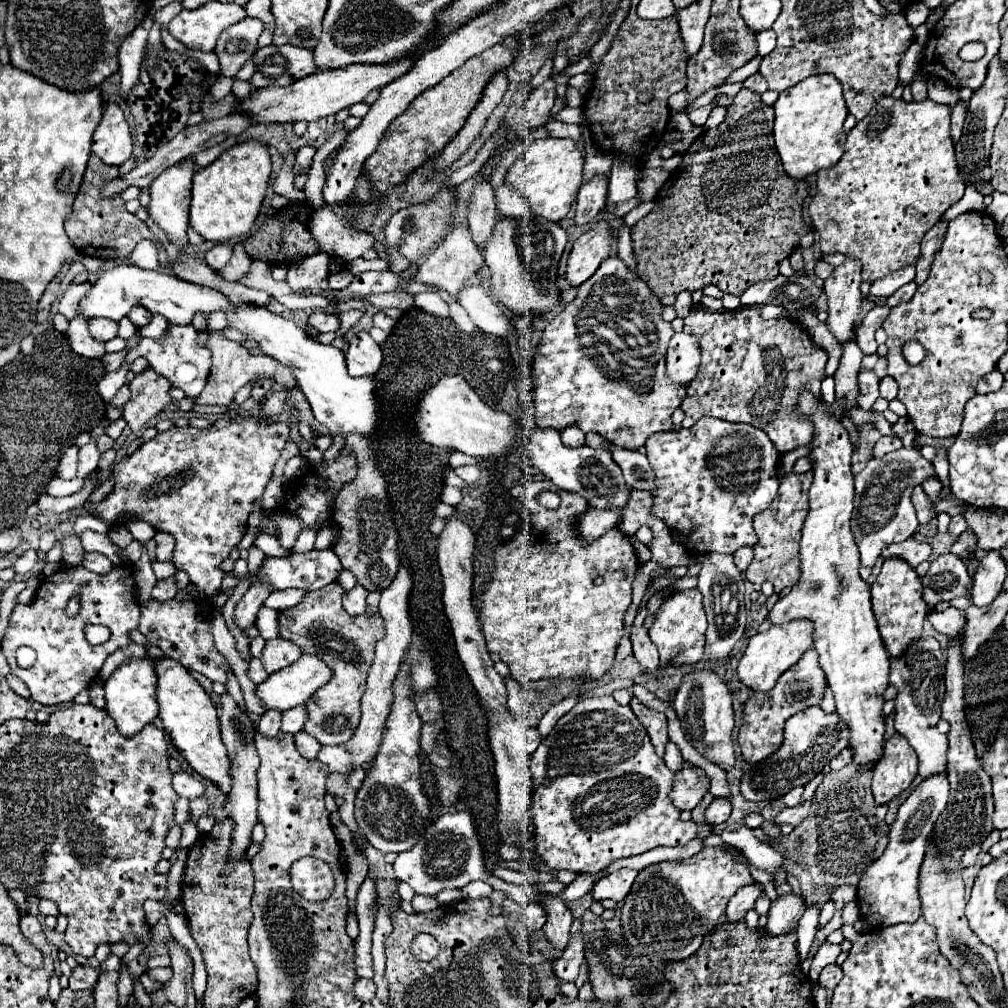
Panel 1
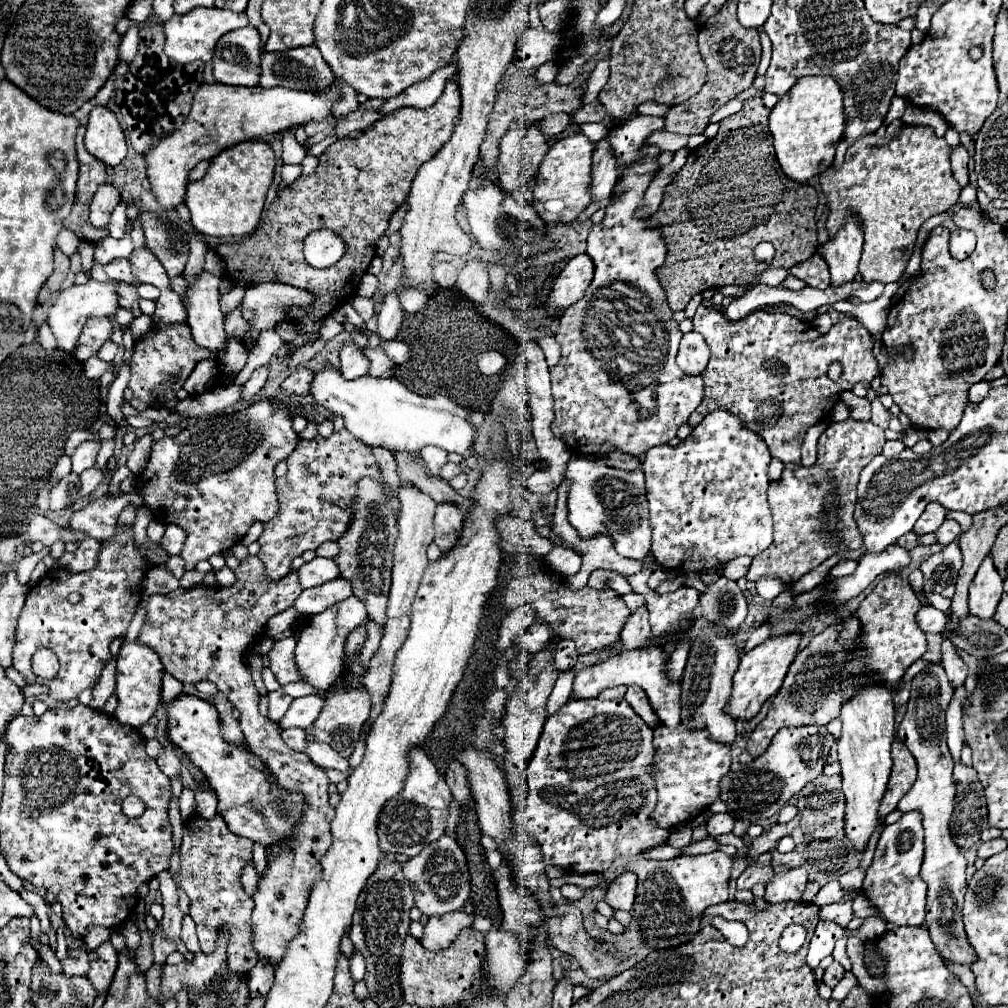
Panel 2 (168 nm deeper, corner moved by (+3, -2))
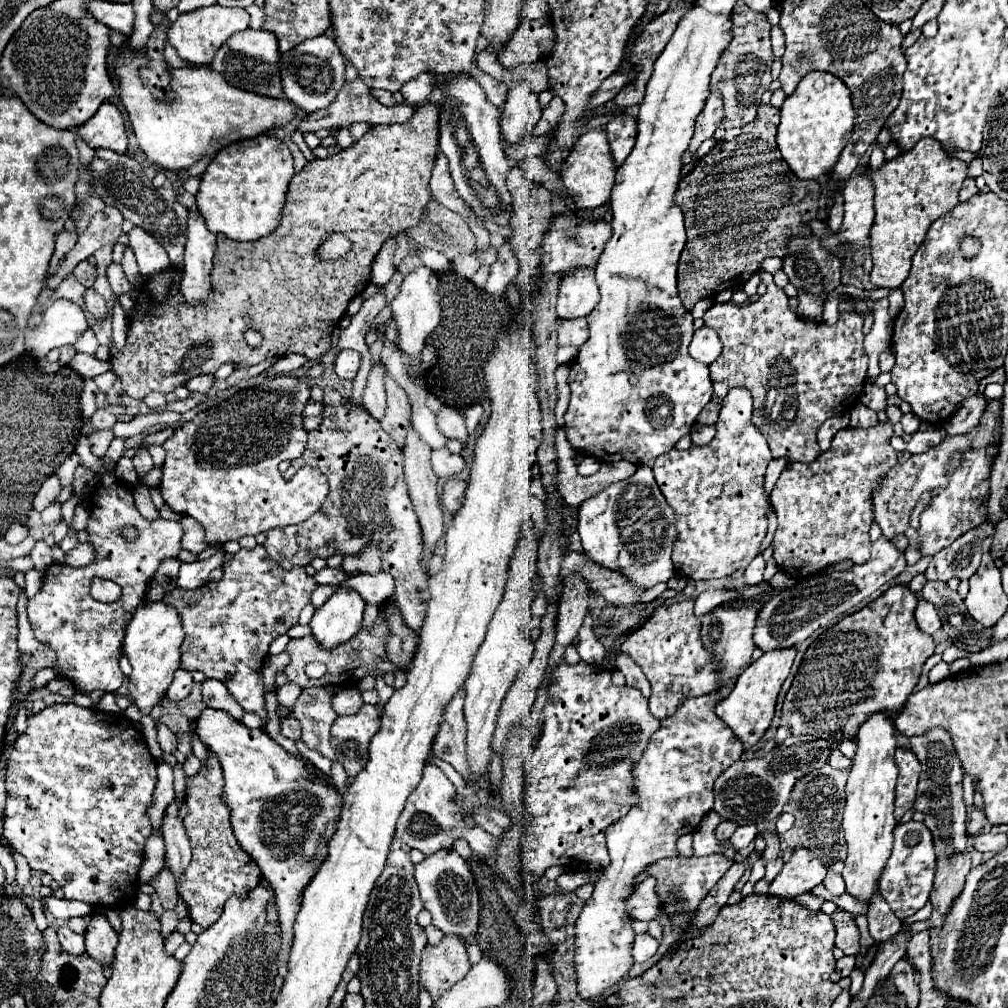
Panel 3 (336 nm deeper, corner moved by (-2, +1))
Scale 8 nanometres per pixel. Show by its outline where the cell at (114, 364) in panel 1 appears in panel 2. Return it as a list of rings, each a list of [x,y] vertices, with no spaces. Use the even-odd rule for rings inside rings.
[[[90,358],[86,364],[84,364],[84,372],[86,372],[86,376],[90,378],[90,380],[98,380],[102,374],[104,374],[104,370],[114,370],[114,366],[112,364],[108,364],[108,362],[102,362],[100,358]]]

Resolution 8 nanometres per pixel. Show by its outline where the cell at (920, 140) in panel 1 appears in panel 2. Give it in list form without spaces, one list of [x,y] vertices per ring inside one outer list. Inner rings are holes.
[[[910,126],[910,130],[900,130],[900,134],[894,138],[878,138],[878,134],[858,138],[856,144],[846,150],[846,160],[840,170],[828,168],[824,174],[820,174],[820,186],[830,206],[830,218],[826,222],[828,236],[834,236],[844,226],[850,210],[858,212],[864,224],[864,252],[860,274],[866,282],[882,284],[900,280],[912,256],[920,226],[930,216],[946,212],[952,204],[958,202],[960,196],[960,186],[950,170],[950,148],[946,140],[938,138],[930,126]]]

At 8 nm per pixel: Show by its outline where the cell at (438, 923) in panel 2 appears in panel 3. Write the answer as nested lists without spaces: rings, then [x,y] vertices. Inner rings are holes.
[[[451,933],[443,935],[441,943],[427,945],[421,955],[421,983],[431,993],[431,999],[447,991],[455,981],[467,975],[471,967],[467,957],[467,943],[463,937]]]

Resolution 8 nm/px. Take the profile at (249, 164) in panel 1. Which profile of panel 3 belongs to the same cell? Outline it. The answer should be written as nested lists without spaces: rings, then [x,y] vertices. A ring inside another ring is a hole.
[[[275,135],[237,141],[221,149],[201,177],[197,207],[211,233],[223,233],[229,239],[255,241],[271,233],[285,205],[285,193],[293,171],[293,157],[283,141]]]

